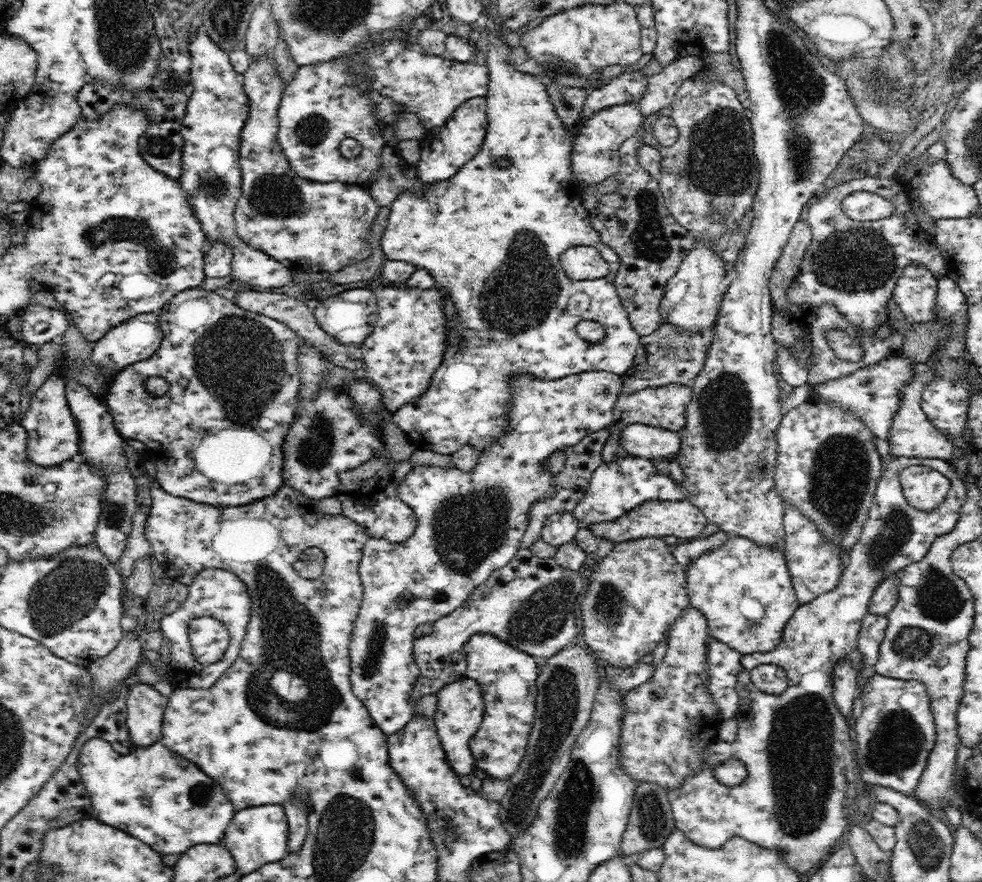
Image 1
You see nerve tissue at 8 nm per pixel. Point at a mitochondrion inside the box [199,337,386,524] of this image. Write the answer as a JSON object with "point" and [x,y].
{"point":[312,452]}

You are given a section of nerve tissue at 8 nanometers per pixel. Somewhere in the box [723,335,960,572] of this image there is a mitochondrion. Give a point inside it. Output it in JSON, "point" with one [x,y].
{"point":[840,474]}

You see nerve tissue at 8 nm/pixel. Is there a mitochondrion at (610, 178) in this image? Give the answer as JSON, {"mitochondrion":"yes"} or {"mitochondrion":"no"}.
{"mitochondrion":"no"}

